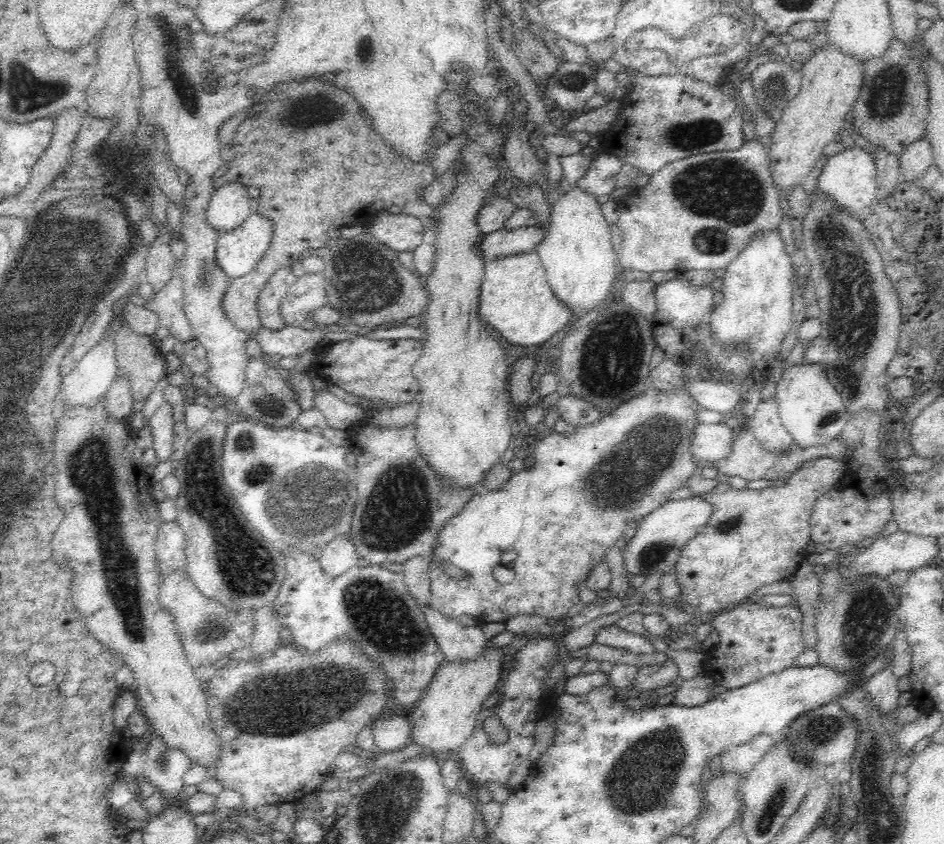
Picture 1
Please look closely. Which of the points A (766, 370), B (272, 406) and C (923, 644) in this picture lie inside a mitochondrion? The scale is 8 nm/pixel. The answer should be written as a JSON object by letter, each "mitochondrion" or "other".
{"A":"other","B":"mitochondrion","C":"other"}

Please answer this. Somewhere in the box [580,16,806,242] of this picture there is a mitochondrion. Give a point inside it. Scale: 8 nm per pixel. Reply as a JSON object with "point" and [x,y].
{"point":[703,131]}

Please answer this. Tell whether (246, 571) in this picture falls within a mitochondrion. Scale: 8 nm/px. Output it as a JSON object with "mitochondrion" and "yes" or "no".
{"mitochondrion":"yes"}

